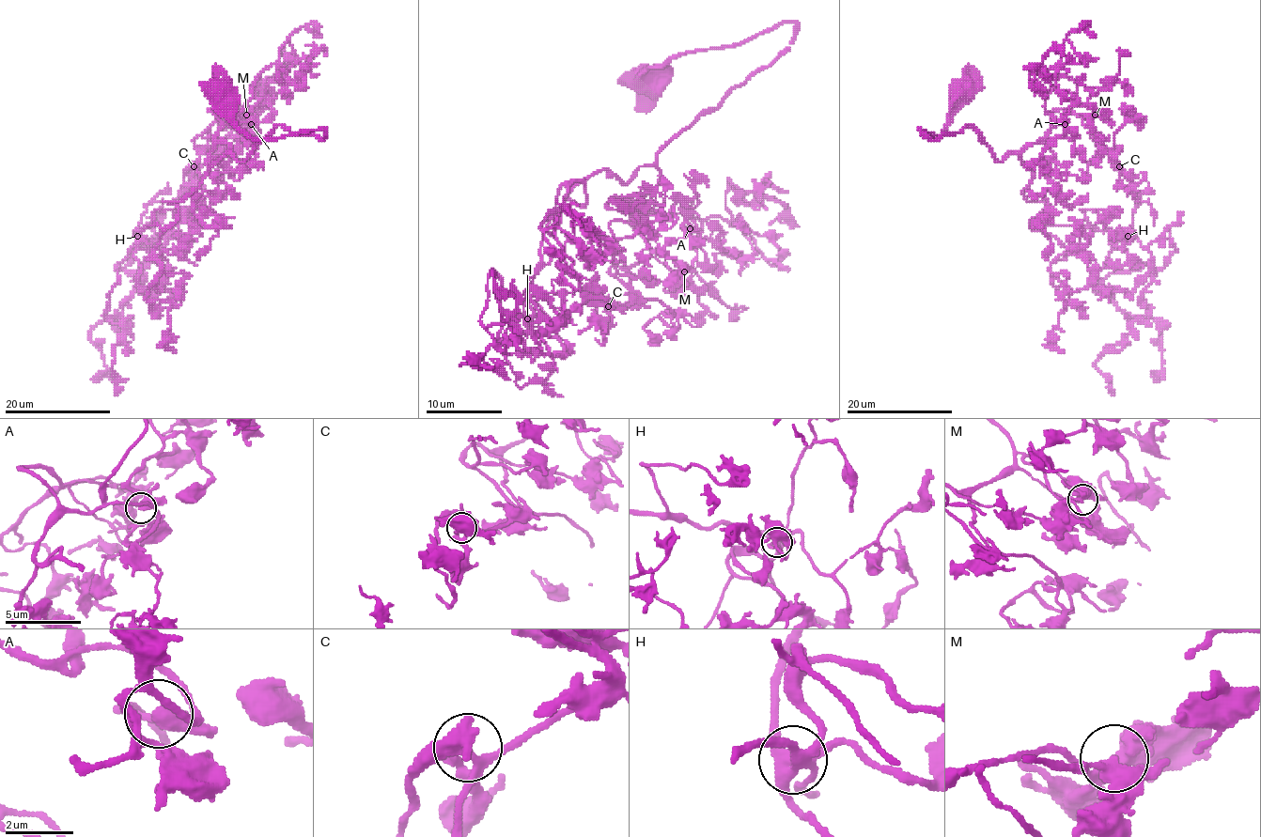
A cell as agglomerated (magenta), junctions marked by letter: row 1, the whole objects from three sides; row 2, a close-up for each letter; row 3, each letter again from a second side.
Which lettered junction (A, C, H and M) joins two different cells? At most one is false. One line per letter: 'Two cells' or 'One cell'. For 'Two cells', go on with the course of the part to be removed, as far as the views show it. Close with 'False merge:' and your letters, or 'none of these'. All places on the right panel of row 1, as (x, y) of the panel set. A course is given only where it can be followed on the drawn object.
A: One cell
C: One cell
H: One cell
M: One cell
False merge: none of these

